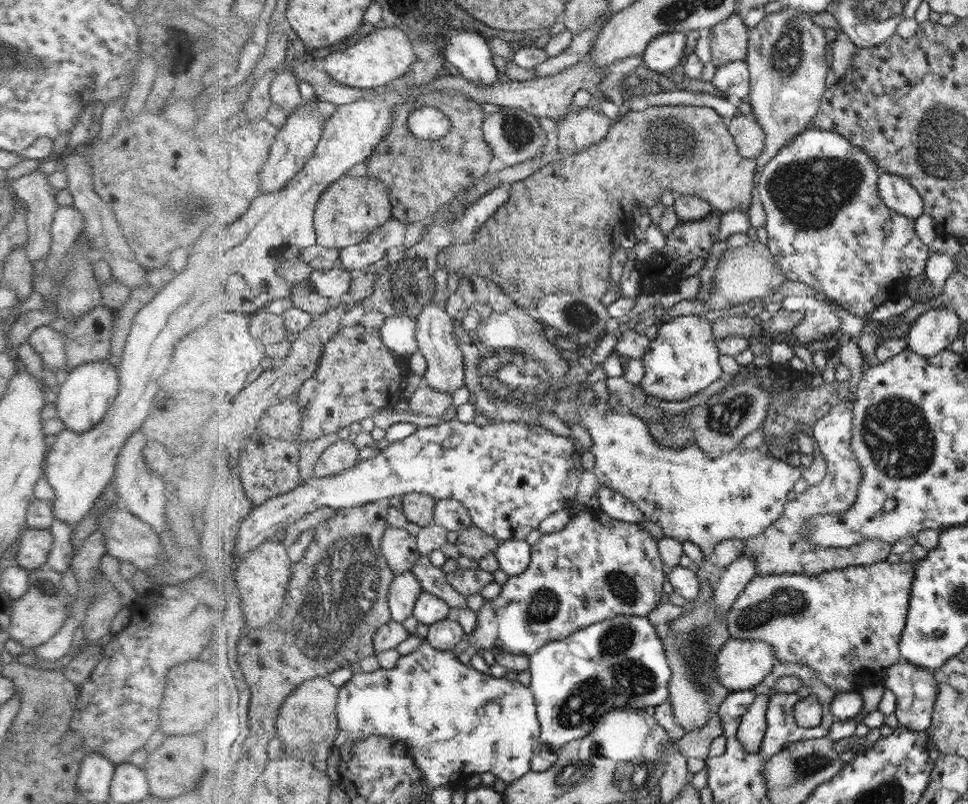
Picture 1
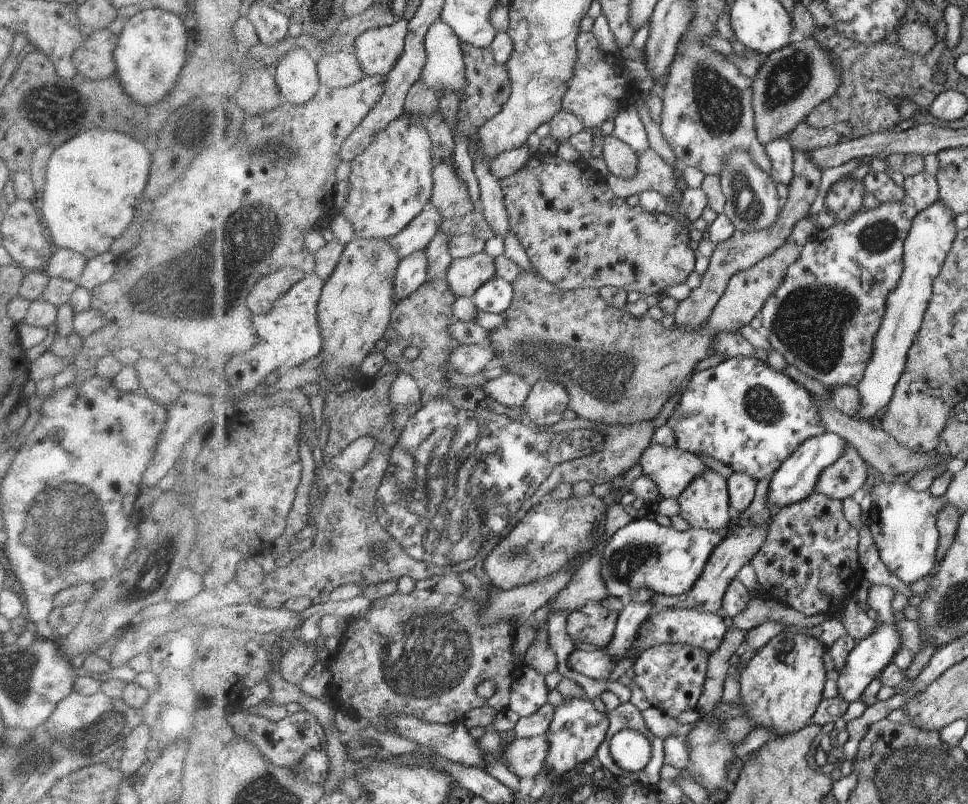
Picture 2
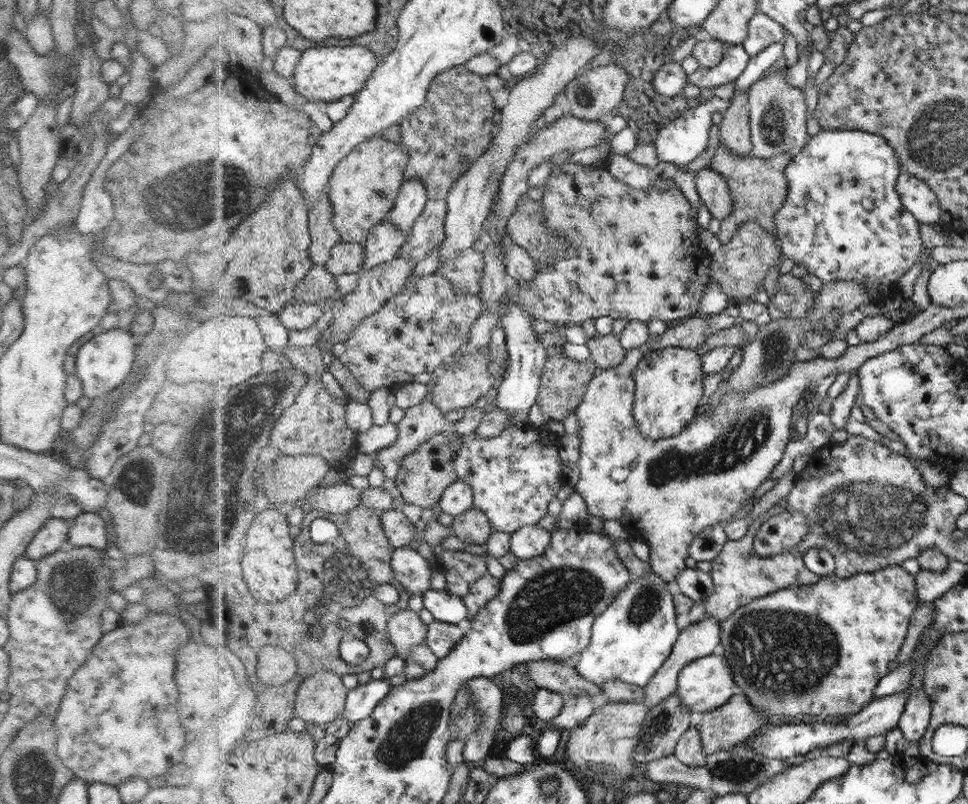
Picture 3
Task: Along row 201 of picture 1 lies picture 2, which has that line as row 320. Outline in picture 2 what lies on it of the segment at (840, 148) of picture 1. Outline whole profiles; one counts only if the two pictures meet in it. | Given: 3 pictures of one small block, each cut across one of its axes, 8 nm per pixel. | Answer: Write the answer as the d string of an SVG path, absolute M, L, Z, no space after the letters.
M908 200L883 201L878 208L868 210L864 207L854 214L854 218L835 222L828 230L824 230L824 236L816 236L816 242L806 244L801 257L789 267L785 280L774 290L774 294L770 294L761 310L761 326L768 330L771 348L780 352L788 364L818 380L830 391L839 386L858 386L873 357L874 337L885 321L889 294L898 288L905 270L905 241L916 216L917 207Z

